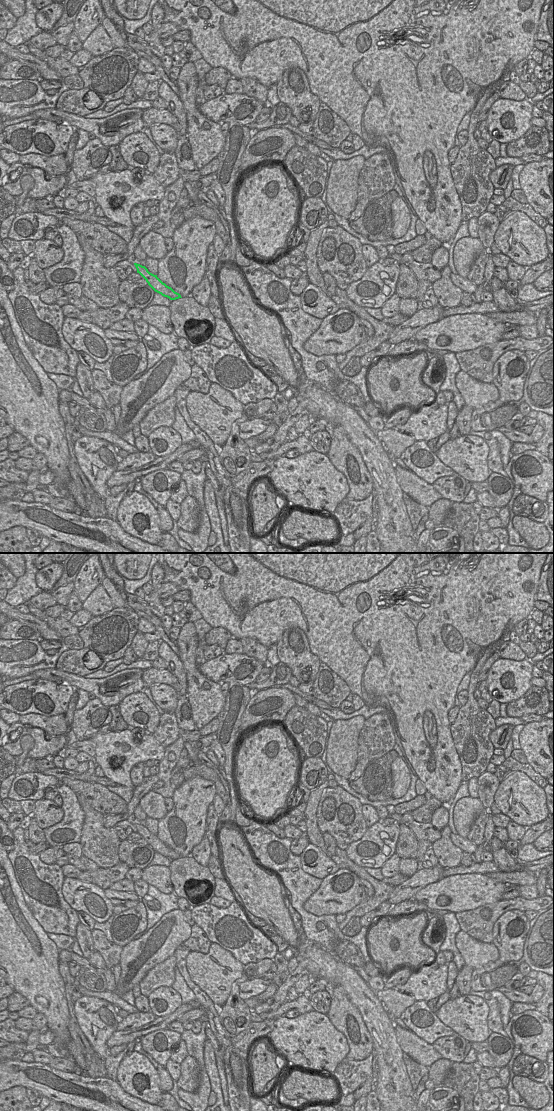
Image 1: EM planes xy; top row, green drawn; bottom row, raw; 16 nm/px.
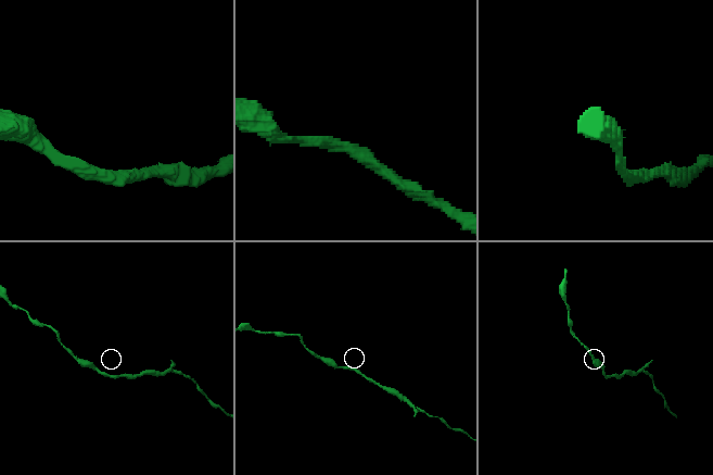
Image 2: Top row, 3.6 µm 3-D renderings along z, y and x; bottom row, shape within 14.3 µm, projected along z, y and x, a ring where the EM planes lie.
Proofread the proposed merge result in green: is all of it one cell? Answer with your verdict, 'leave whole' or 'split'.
leave whole

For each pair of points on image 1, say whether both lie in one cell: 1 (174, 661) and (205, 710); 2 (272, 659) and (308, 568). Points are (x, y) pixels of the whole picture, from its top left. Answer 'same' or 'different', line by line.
1: different
2: different

